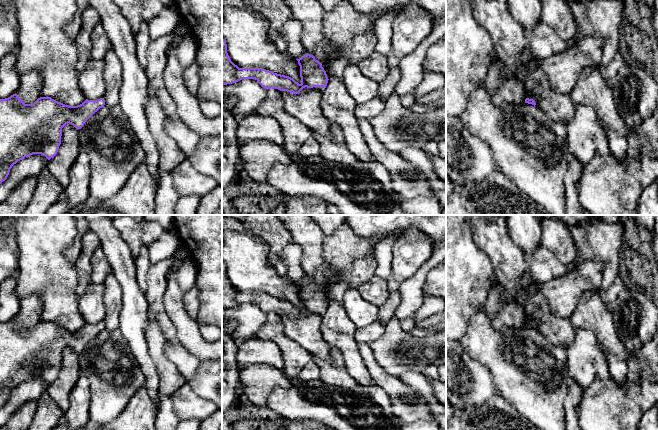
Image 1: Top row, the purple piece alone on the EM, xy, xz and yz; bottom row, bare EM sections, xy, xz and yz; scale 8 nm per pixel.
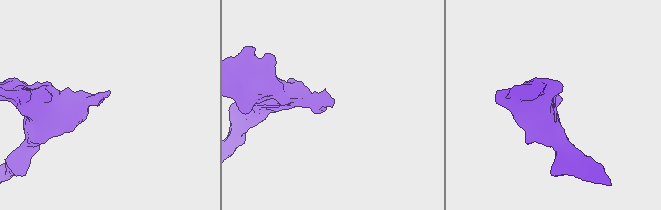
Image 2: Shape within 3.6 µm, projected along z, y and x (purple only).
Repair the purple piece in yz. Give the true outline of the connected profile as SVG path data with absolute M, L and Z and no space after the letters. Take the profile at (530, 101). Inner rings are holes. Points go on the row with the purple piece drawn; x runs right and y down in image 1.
M502 65L500 66L500 75L502 82L499 88L494 92L488 93L494 105L500 106L505 103L518 105L524 102L536 105L533 99L525 97L523 85L511 76L509 71Z

